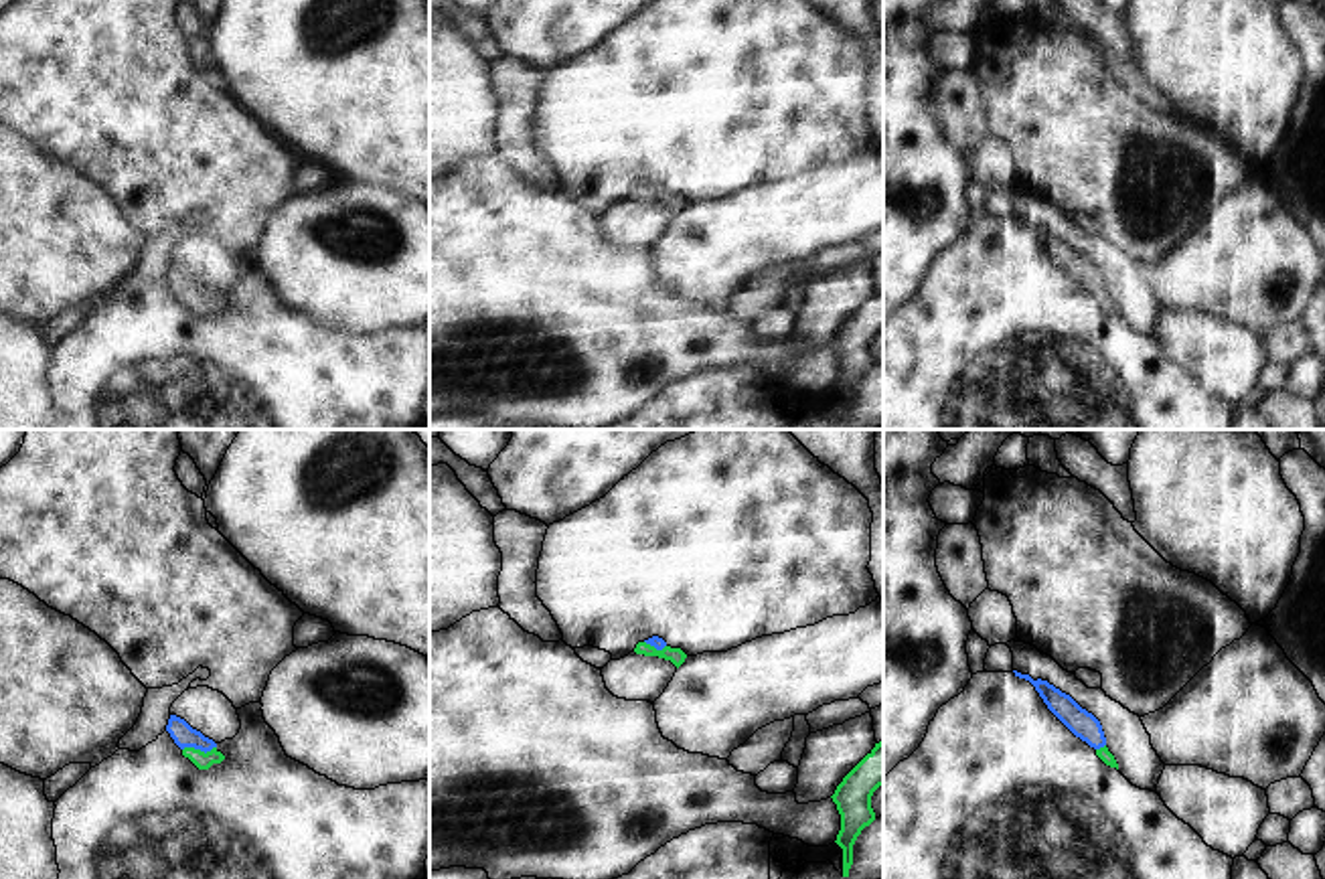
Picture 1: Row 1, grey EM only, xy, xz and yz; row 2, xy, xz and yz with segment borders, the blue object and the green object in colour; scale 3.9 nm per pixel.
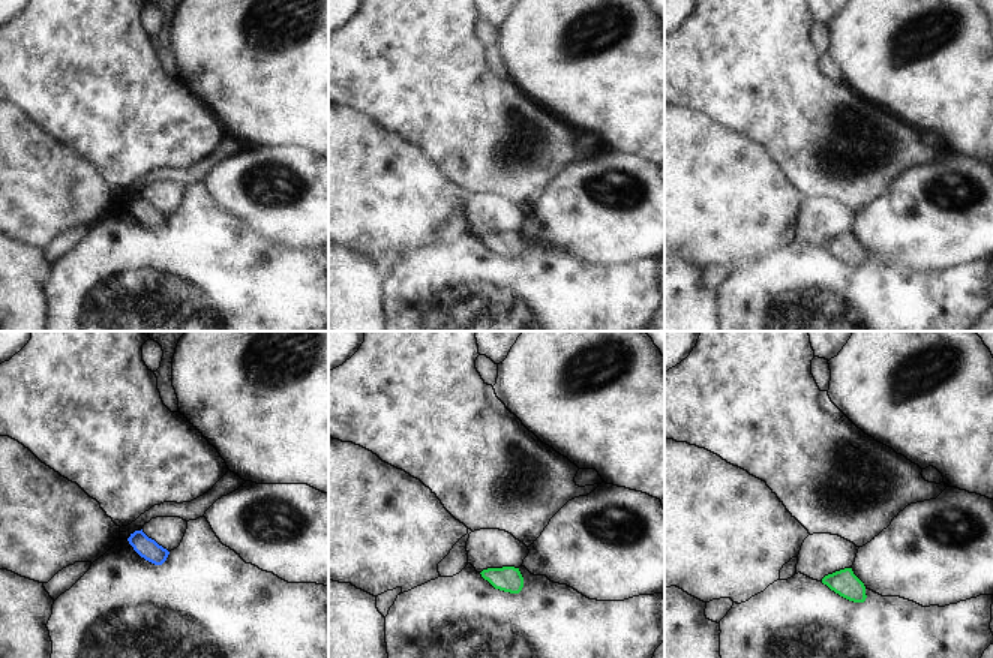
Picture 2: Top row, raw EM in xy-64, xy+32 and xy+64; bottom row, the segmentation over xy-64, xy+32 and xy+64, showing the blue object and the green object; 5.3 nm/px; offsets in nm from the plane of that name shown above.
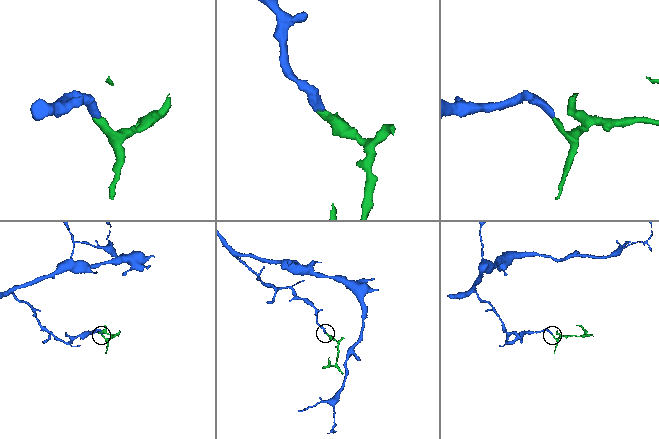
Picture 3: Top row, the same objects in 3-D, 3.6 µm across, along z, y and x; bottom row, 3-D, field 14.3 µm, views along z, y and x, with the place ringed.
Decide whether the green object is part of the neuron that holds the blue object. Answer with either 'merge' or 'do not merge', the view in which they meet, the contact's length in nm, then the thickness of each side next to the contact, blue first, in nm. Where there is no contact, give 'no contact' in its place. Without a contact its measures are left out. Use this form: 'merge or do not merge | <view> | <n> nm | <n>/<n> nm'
merge | xy | 140 nm | 90/70 nm

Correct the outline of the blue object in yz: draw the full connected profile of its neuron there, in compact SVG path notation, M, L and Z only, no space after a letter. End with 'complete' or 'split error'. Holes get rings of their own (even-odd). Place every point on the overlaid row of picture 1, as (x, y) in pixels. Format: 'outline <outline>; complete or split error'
outline M1013 670L1015 676L1029 681L1047 709L1082 741L1096 749L1096 755L1110 768L1118 770L1114 755L1106 747L1106 737L1100 721L1082 709L1070 695L1062 693L1047 681L1033 681L1029 674Z; split error

